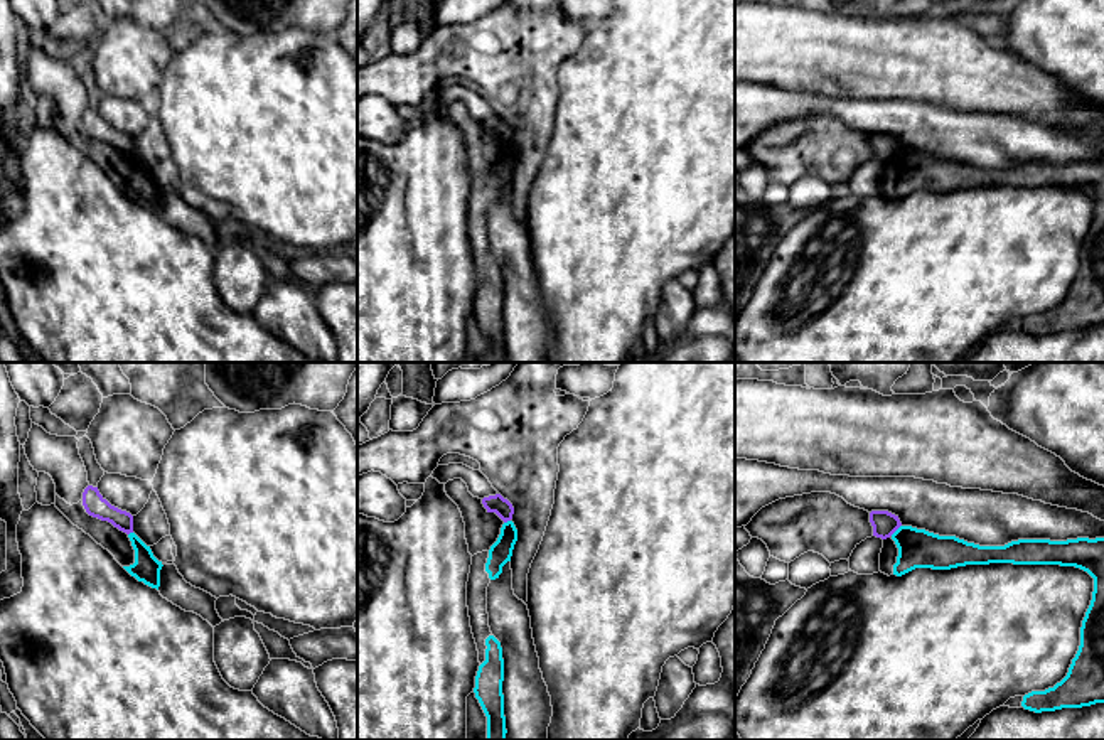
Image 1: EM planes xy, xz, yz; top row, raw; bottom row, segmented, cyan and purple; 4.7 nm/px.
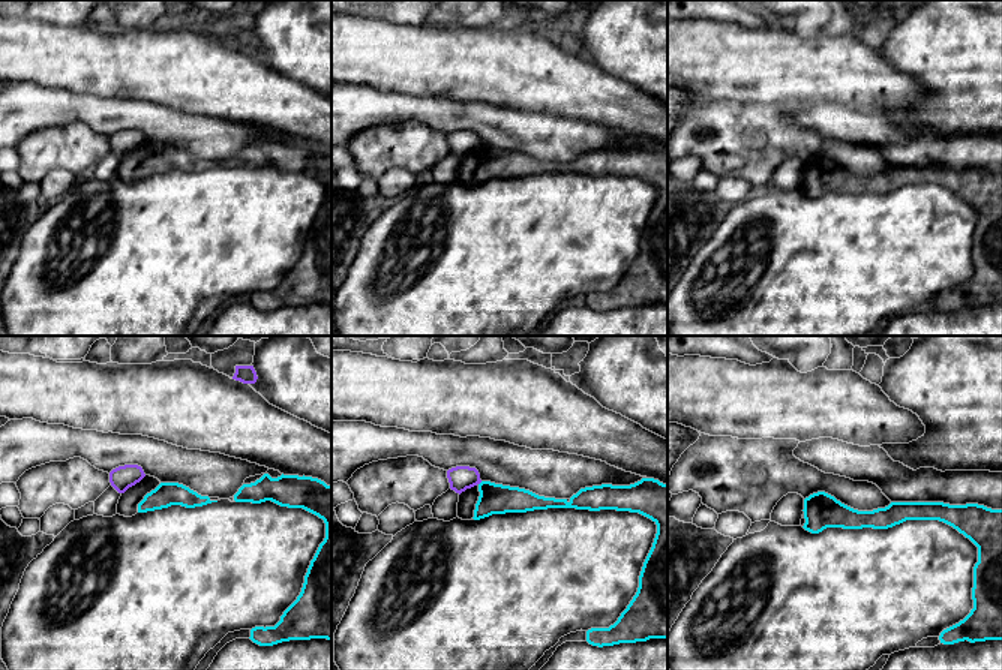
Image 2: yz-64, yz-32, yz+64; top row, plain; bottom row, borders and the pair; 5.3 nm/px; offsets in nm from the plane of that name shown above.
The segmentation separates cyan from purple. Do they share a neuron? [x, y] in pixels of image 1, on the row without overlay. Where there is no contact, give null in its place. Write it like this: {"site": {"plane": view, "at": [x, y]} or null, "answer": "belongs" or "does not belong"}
{"site": {"plane": "yz", "at": [897, 152]}, "answer": "does not belong"}

